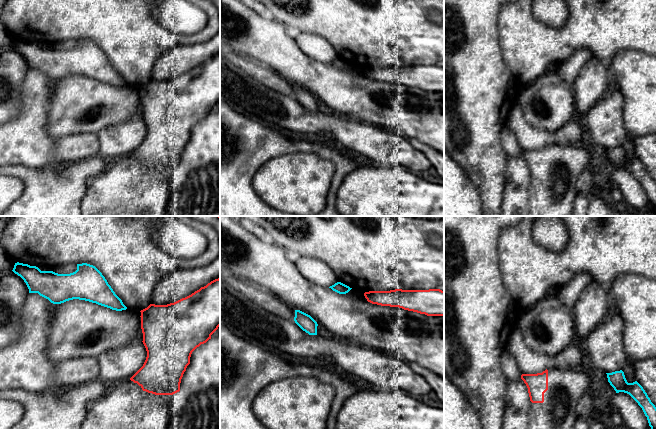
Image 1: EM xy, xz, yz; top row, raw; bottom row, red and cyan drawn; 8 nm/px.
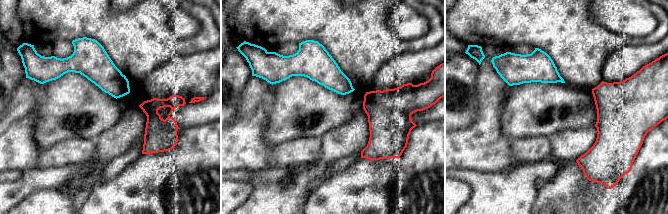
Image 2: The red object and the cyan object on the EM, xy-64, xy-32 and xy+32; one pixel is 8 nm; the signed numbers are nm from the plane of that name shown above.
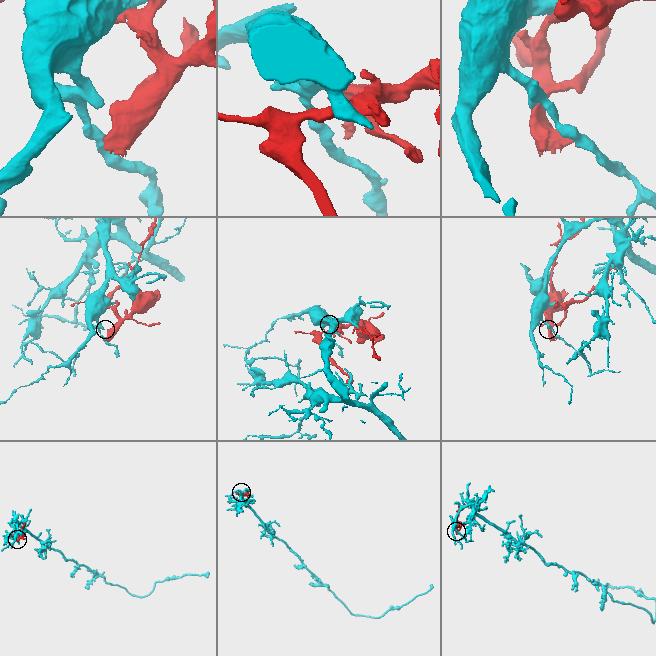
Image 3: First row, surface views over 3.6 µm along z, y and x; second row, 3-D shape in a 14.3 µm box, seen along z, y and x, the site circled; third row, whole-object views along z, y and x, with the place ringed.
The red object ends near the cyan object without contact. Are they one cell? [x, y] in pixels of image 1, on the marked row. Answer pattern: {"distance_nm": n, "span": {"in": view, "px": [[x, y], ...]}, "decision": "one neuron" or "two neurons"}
{"distance_nm": 110, "span": {"in": "xz", "px": [[364, 293], [351, 288]]}, "decision": "two neurons"}

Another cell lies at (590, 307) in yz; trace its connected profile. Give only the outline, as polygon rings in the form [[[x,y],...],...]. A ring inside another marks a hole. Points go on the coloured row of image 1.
[[[598,282],[590,283],[579,295],[572,312],[576,335],[586,339],[588,334],[597,327],[606,312],[607,294]]]

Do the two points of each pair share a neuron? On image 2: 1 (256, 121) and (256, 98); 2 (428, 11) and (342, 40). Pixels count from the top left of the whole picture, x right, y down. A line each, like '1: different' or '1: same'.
1: same
2: same

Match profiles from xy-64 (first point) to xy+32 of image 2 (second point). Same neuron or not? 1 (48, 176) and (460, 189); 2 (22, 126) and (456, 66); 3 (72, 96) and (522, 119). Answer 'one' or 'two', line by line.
1: one
2: two
3: one

